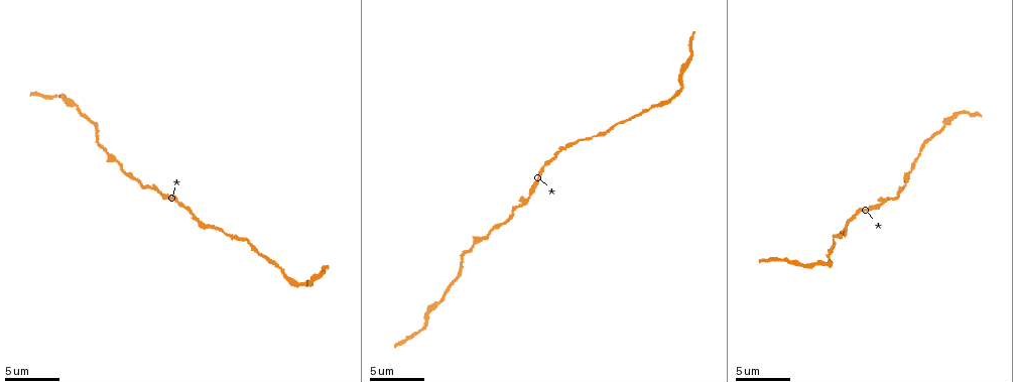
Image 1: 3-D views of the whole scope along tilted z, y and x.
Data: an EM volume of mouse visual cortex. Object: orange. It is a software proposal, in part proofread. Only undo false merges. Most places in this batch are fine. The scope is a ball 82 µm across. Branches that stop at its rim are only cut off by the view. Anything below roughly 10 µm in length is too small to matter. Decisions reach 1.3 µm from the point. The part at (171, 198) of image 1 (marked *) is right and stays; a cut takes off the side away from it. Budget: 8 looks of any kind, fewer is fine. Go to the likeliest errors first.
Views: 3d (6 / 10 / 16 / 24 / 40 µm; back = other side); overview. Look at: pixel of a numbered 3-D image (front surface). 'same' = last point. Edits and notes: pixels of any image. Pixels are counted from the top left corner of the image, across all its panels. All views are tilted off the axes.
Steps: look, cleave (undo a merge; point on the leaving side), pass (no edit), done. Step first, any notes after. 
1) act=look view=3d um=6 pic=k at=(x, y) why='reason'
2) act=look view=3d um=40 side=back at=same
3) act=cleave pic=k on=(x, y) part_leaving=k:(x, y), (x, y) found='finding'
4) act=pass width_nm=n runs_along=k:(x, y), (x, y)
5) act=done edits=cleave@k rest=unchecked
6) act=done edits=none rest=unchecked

act=look view=3d um=10 pic=1 at=(104, 148)

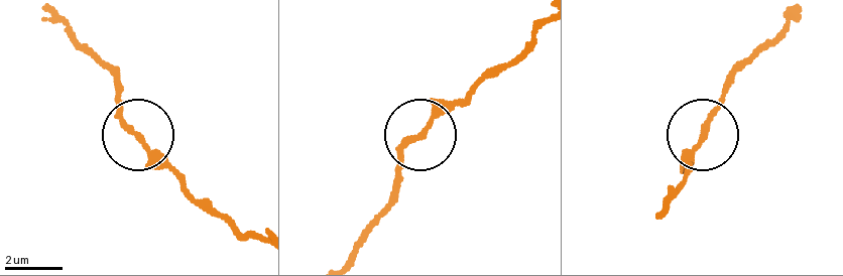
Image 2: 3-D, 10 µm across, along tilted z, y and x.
act=pass runs_along=2:(542, 29), (523, 52), (406, 143), (394, 172) found='continuous, no second cell'

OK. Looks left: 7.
act=look view=3d um=10 pic=1 at=(441, 301)

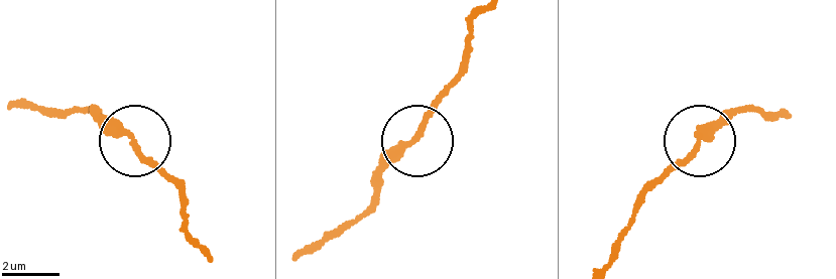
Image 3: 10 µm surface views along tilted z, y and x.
act=pass runs_along=3:(610, 264), (643, 187), (731, 112) found='one cell here'

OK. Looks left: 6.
act=look view=3d um=16 pic=1 at=(653, 105) why='sudden change in width'

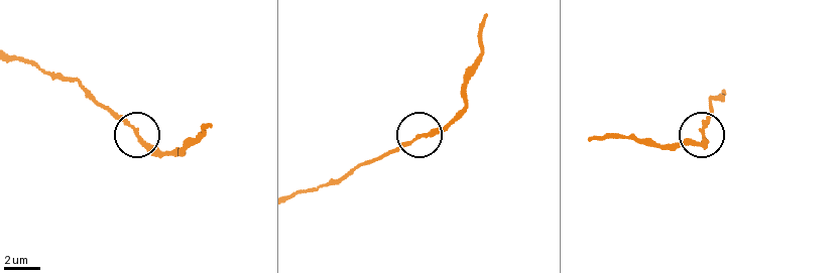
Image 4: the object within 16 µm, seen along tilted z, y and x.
act=pass runs_along=4:(15, 55), (75, 80), (139, 137), (174, 156) found='all the same cell'

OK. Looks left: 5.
act=look view=3d um=10 pic=1 at=(249, 239) why='thin neck'

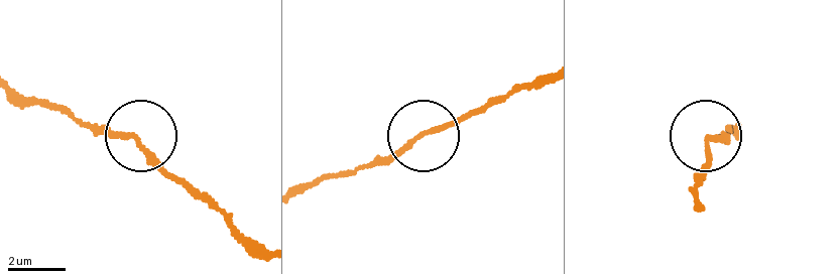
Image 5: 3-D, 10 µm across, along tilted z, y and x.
act=pass width_nm=170 runs_along=5:(19, 93), (135, 136), (201, 197) found='all the same cell'

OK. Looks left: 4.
act=done edits=none rest=unchecked

